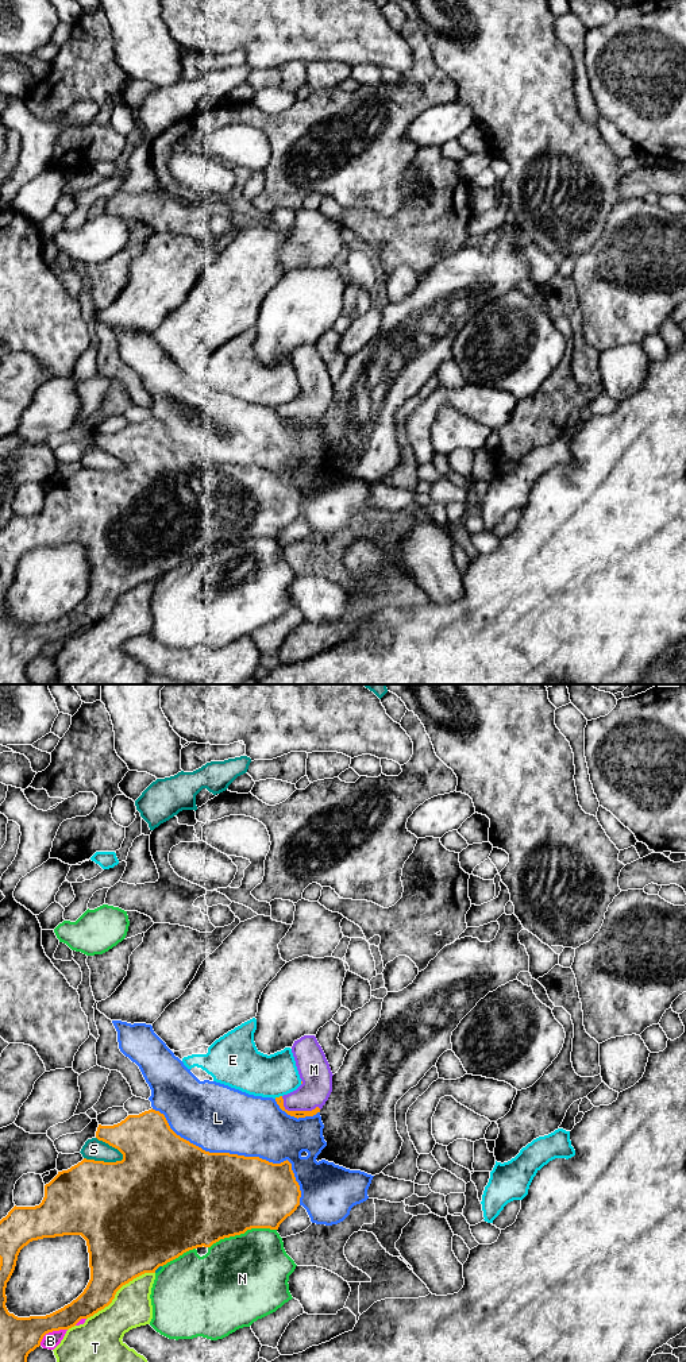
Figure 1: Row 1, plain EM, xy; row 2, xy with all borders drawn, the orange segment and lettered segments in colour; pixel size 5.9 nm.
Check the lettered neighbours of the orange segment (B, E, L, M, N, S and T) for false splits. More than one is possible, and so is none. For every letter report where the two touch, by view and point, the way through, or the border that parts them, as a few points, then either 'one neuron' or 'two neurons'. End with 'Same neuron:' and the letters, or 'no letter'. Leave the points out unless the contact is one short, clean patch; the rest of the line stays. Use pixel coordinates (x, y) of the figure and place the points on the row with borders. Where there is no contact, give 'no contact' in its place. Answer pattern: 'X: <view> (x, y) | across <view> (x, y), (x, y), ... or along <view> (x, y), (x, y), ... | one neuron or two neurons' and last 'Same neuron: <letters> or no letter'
B: xy (50, 1331) | two neurons
E: xy (277, 1098) | two neurons
L: xy (239, 1156) | two neurons
M: xy (297, 1111) | one neuron
N: xy (242, 1233) | two neurons
S: xy (103, 1161) | two neurons
T: xy (118, 1289) | two neurons
Same neuron: M

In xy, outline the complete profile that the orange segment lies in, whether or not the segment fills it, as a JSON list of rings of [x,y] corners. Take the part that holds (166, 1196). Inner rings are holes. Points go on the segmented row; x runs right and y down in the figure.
[[[155,1110],[144,1111],[139,1115],[128,1115],[124,1120],[113,1126],[101,1126],[99,1124],[96,1131],[96,1138],[108,1143],[109,1146],[117,1149],[123,1154],[122,1161],[116,1162],[104,1162],[84,1158],[77,1165],[72,1166],[68,1170],[58,1172],[58,1174],[45,1185],[45,1197],[39,1205],[35,1207],[14,1207],[5,1218],[0,1220],[0,1362],[27,1362],[27,1357],[31,1351],[41,1346],[43,1336],[53,1331],[69,1330],[74,1327],[81,1319],[88,1319],[97,1313],[99,1311],[108,1307],[115,1299],[116,1292],[134,1278],[144,1273],[155,1273],[159,1266],[166,1265],[167,1262],[178,1258],[184,1253],[197,1249],[197,1247],[211,1247],[213,1243],[220,1239],[244,1234],[251,1228],[270,1228],[278,1230],[280,1224],[290,1216],[297,1207],[300,1205],[301,1191],[300,1185],[296,1181],[294,1173],[292,1170],[292,1164],[286,1160],[281,1164],[273,1164],[259,1157],[244,1157],[230,1153],[209,1153],[201,1147],[190,1143],[189,1141],[177,1135],[169,1126],[163,1114]],[[63,1235],[81,1235],[86,1241],[88,1253],[89,1253],[89,1268],[90,1268],[90,1280],[84,1289],[84,1292],[73,1300],[70,1304],[63,1308],[46,1315],[46,1316],[30,1316],[30,1317],[18,1317],[14,1313],[9,1313],[5,1303],[5,1288],[9,1281],[18,1261],[20,1250],[32,1241],[43,1238],[55,1238]]]

